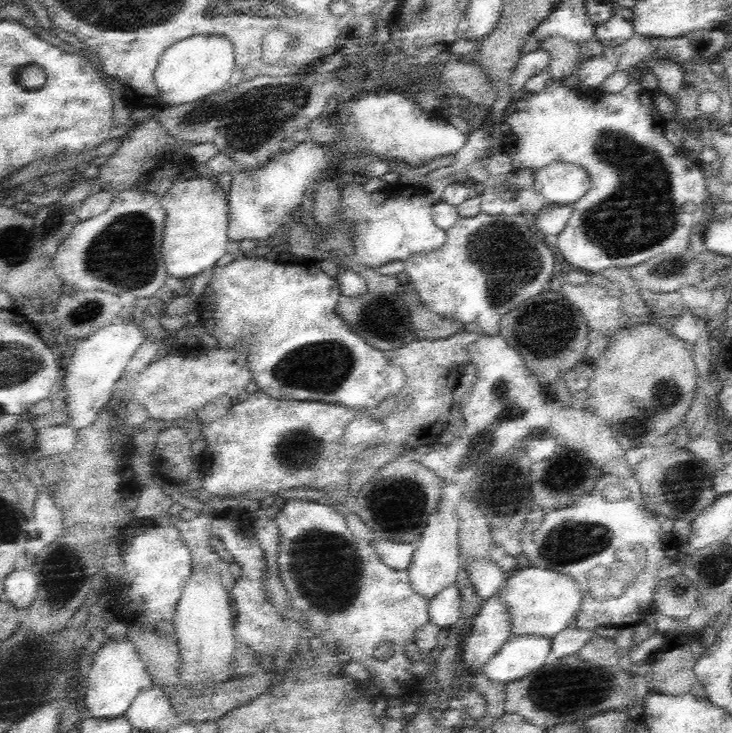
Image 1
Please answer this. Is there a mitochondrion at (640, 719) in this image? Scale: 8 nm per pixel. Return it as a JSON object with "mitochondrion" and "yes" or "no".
{"mitochondrion":"no"}

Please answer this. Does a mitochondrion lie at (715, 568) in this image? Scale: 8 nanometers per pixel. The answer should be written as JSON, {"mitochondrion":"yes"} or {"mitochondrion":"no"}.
{"mitochondrion":"yes"}

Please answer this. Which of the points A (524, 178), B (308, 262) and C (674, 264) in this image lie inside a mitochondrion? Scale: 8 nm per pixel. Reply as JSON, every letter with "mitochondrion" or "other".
{"A":"other","B":"other","C":"mitochondrion"}

